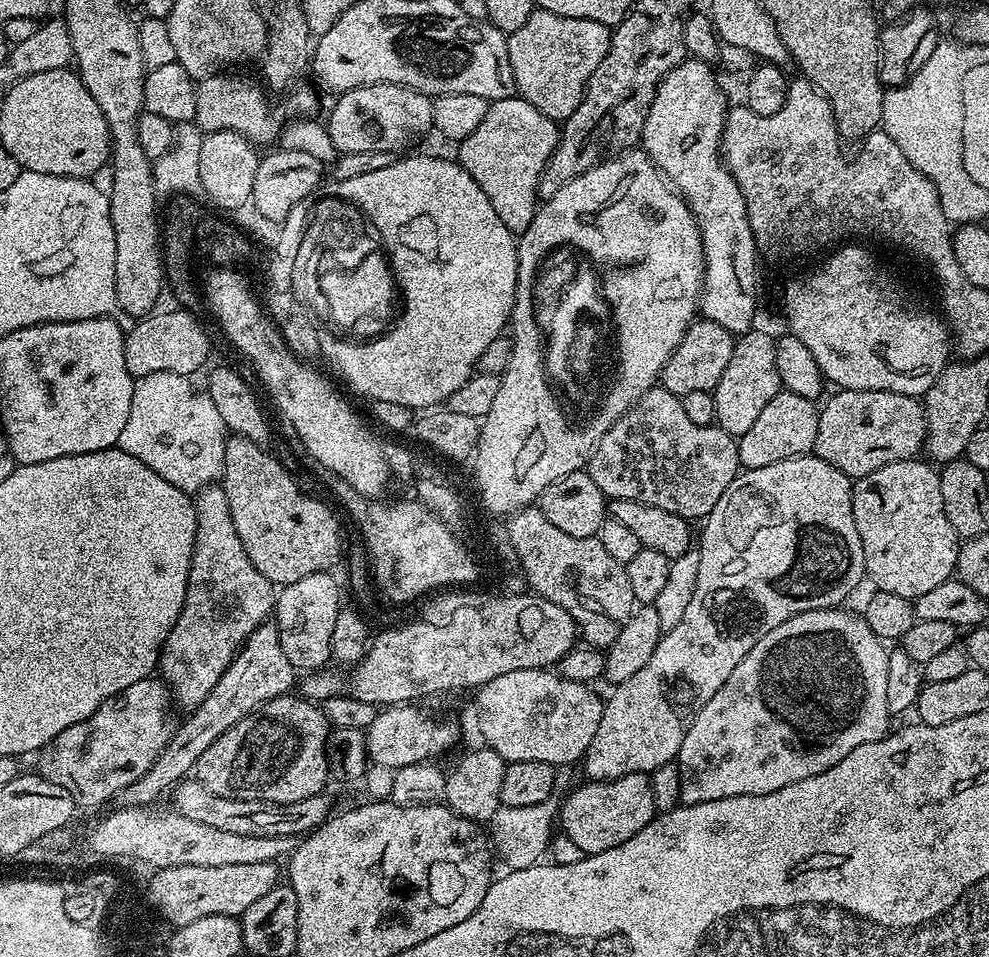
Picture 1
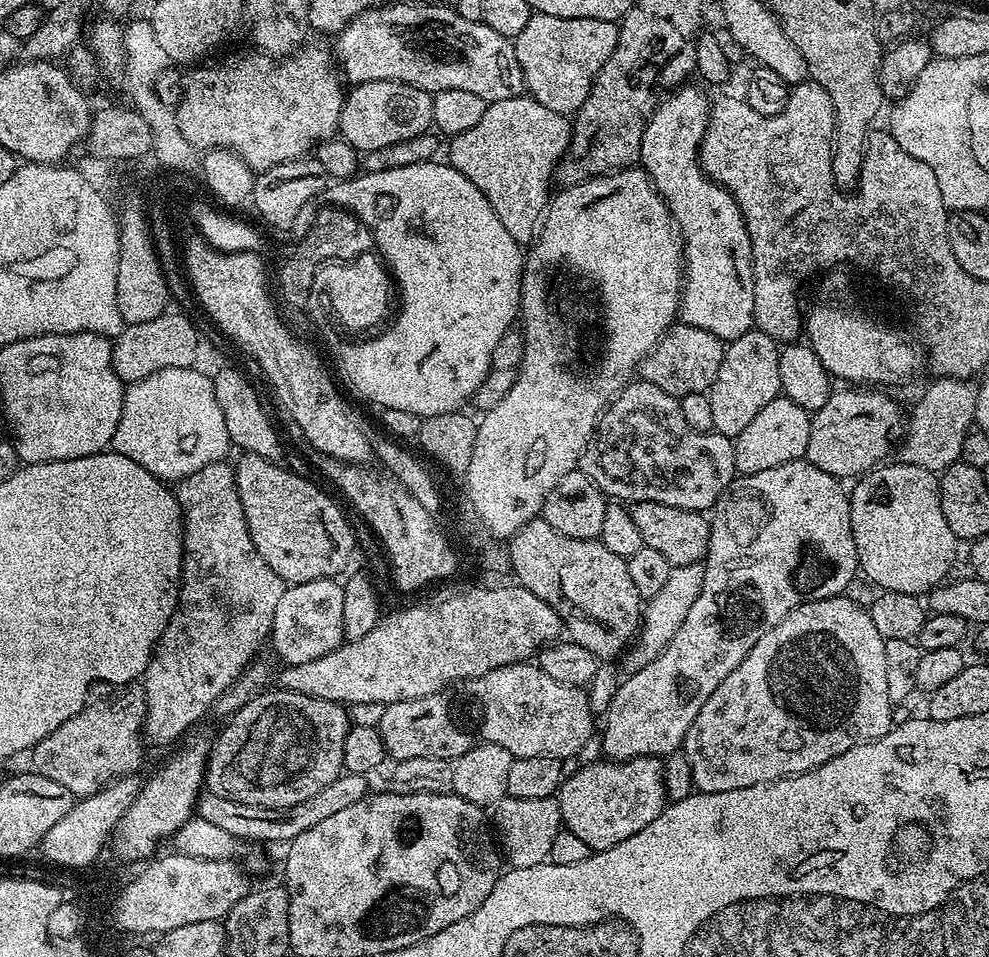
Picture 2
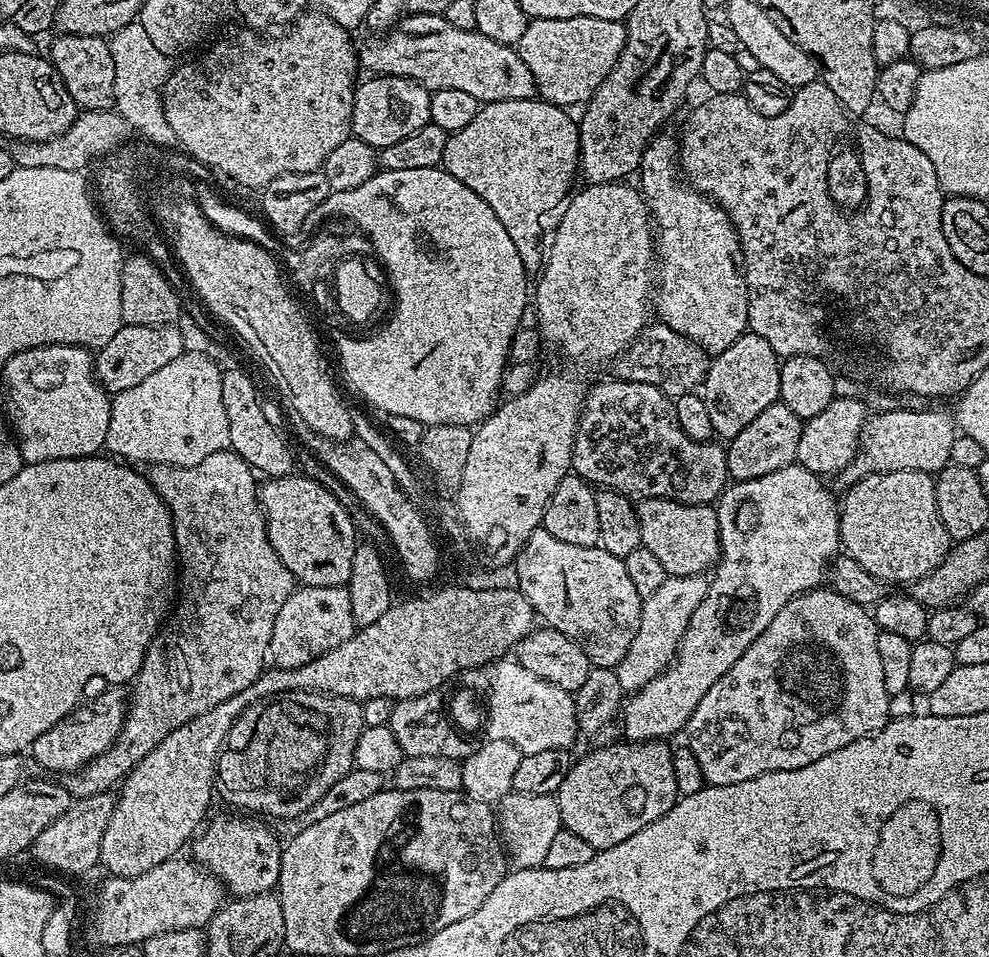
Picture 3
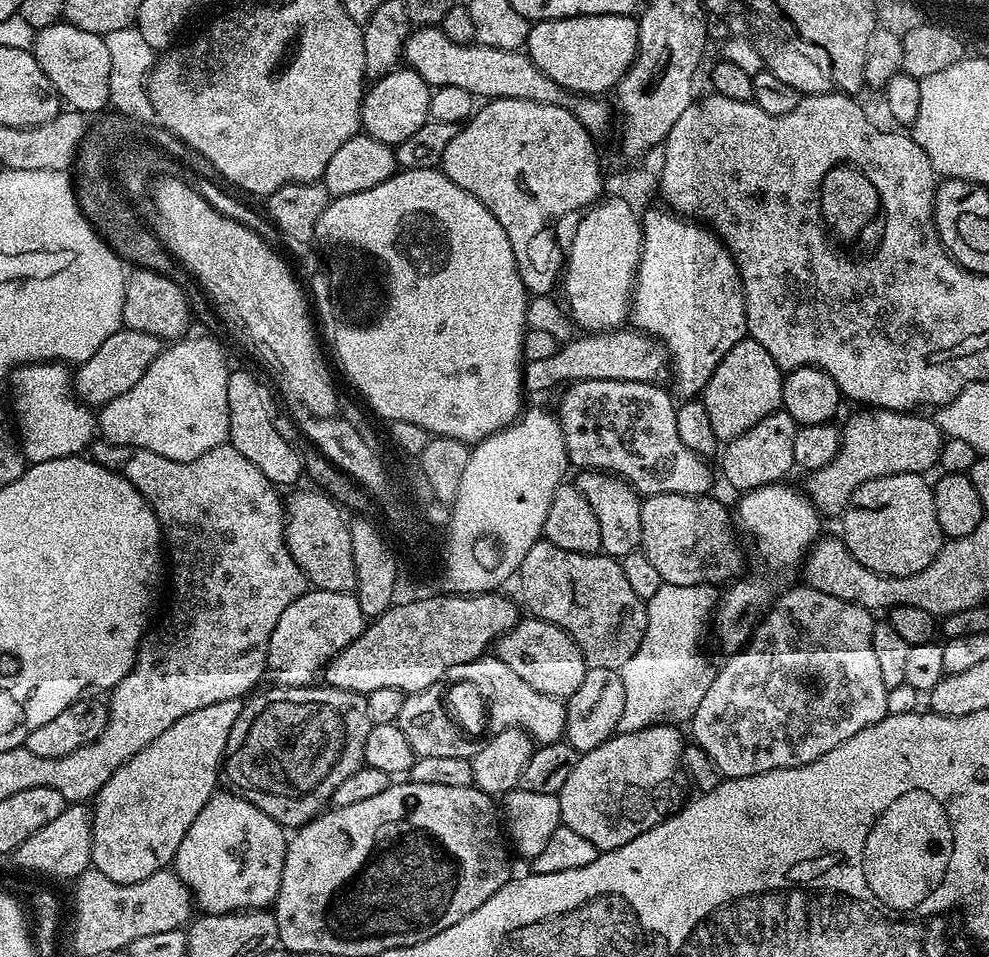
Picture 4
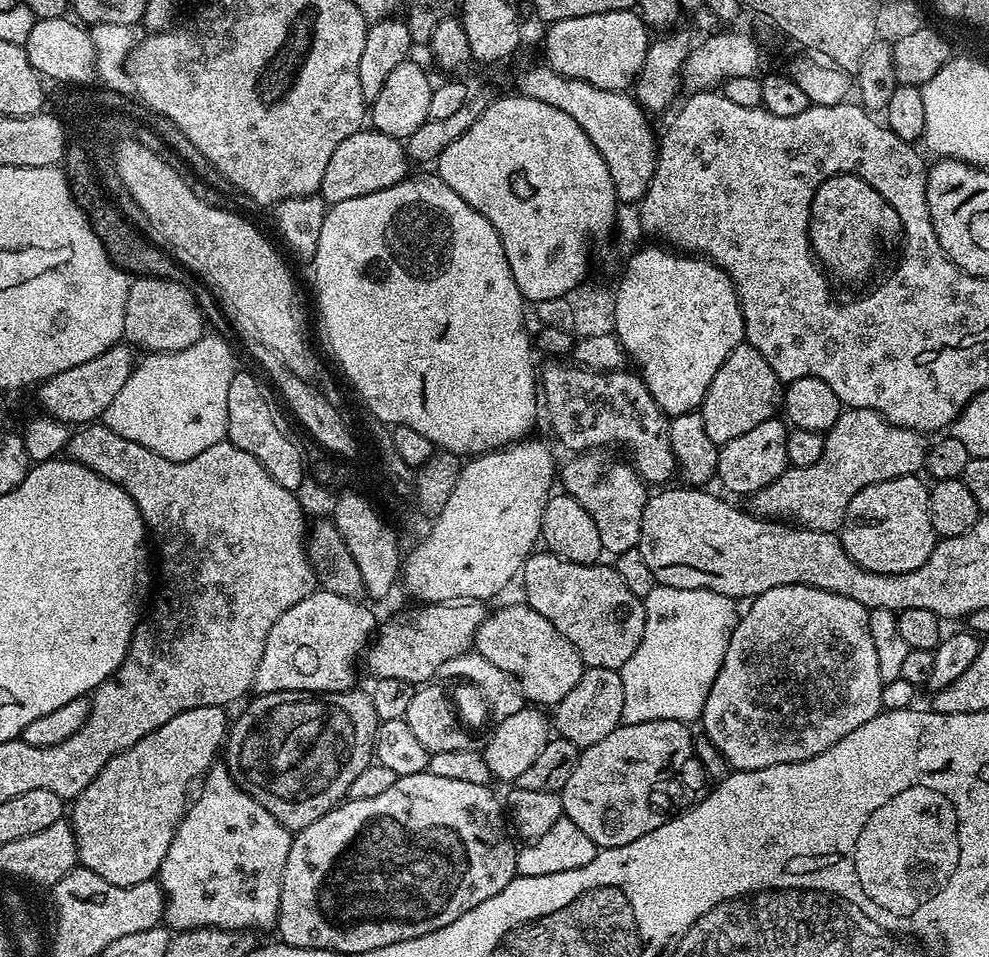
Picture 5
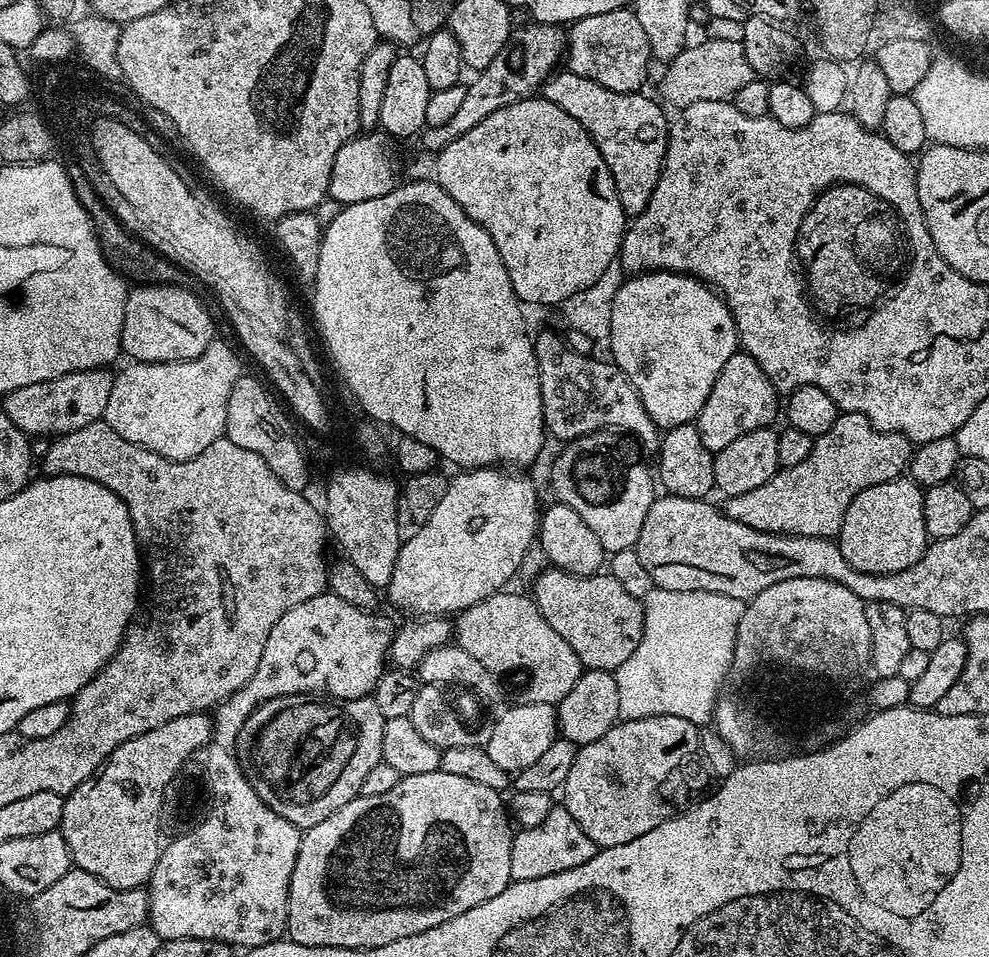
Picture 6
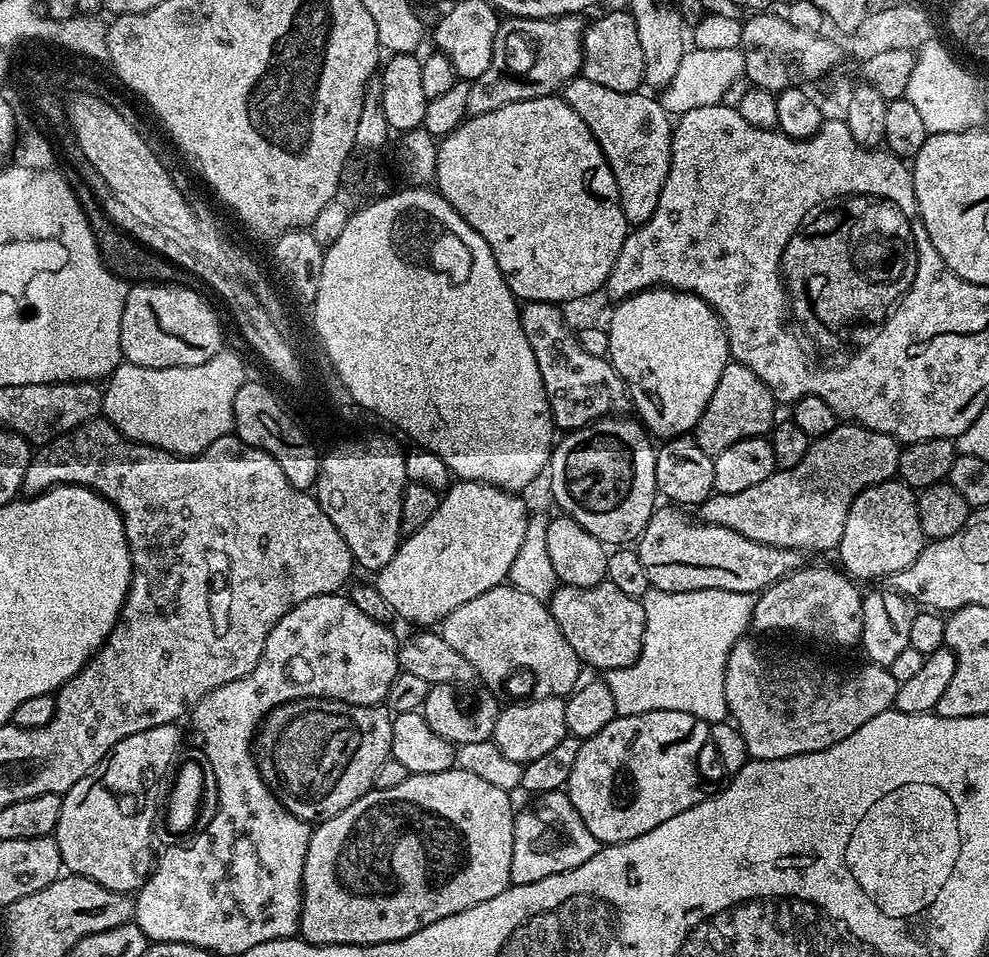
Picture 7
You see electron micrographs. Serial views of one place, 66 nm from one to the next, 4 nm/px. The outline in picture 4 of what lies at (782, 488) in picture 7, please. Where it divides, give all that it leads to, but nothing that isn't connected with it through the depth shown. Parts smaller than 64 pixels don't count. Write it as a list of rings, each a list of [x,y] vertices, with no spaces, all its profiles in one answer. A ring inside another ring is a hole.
[[[871,406],[856,411],[860,412],[854,413],[842,424],[838,454],[834,454],[826,466],[809,472],[806,476],[806,495],[816,511],[825,517],[839,517],[848,507],[854,490],[874,478],[903,472],[928,474],[940,462],[940,450],[944,447],[945,437],[935,419],[928,417],[927,420],[924,414],[891,412]]]

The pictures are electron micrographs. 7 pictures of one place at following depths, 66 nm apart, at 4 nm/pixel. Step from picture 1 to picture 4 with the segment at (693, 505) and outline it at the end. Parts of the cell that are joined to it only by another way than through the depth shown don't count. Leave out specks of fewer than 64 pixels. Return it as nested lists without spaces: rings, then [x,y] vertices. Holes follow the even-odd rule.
[[[578,380],[569,383],[563,389],[564,392],[560,396],[560,408],[558,407],[558,419],[562,426],[562,434],[564,435],[564,445],[568,451],[568,462],[573,469],[576,470],[595,470],[597,472],[606,472],[615,474],[620,479],[625,480],[633,490],[641,497],[653,496],[654,494],[686,494],[687,496],[706,496],[713,491],[712,489],[712,472],[714,476],[714,468],[712,468],[707,459],[698,454],[694,454],[694,450],[687,449],[682,446],[682,438],[678,435],[678,418],[676,417],[676,404],[673,397],[660,389],[659,383],[653,382],[602,382],[601,380]]]

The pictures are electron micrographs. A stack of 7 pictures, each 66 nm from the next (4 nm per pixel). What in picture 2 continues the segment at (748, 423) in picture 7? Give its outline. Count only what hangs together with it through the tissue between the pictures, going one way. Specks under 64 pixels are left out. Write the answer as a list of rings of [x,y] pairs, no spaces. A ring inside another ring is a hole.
[[[753,330],[742,334],[742,338],[731,341],[724,349],[722,366],[718,366],[718,378],[714,378],[711,388],[706,395],[710,398],[710,410],[714,417],[714,429],[721,432],[723,436],[735,438],[746,430],[746,426],[753,418],[764,409],[768,403],[774,402],[776,396],[781,395],[780,379],[778,378],[778,358],[780,357],[780,348],[778,341],[770,338],[770,334]]]

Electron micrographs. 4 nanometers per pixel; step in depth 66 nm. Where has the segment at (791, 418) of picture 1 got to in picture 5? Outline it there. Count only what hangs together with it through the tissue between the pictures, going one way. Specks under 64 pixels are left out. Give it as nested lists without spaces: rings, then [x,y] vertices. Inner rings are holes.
[[[773,418],[753,426],[747,434],[741,434],[731,442],[719,445],[718,466],[715,479],[725,488],[725,493],[733,497],[751,497],[752,493],[770,486],[774,478],[778,478],[790,467],[786,458],[786,438],[790,428],[783,419]]]

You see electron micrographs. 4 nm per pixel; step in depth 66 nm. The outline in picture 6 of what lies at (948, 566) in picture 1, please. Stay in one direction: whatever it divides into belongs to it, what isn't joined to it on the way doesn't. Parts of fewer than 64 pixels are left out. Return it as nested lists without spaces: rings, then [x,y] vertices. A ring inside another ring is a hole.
[[[911,478],[882,482],[862,490],[850,502],[840,527],[838,543],[846,562],[863,572],[894,574],[922,558],[930,543],[926,518],[922,514],[925,489]]]

